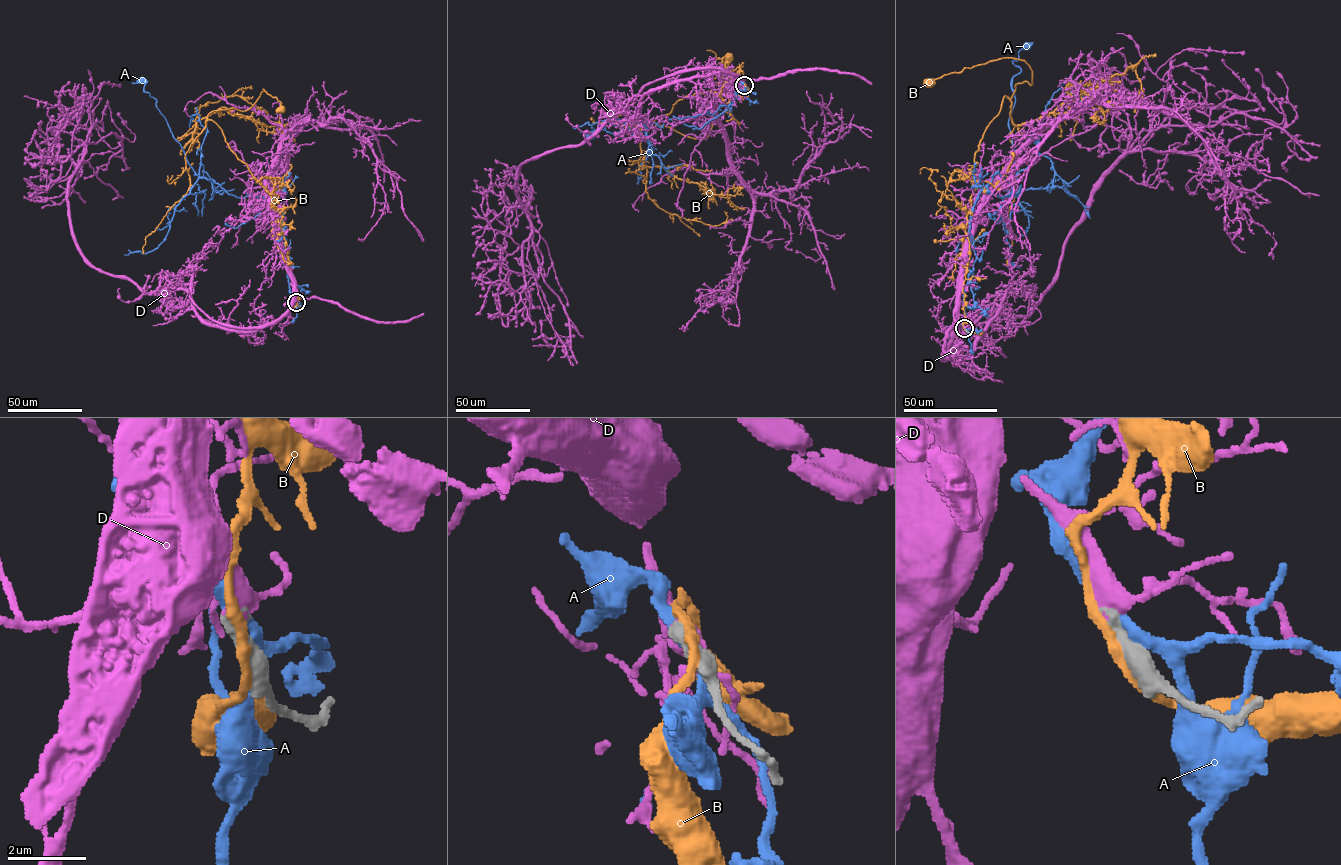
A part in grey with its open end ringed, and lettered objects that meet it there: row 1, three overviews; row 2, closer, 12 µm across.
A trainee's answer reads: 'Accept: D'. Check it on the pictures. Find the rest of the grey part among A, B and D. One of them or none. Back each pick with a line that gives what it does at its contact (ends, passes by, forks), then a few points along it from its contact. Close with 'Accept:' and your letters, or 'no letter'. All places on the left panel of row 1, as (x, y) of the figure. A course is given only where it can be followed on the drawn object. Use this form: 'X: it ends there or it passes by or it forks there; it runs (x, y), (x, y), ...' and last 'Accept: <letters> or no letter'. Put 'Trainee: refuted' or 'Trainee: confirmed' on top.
Trainee: confirmed
D: it forks there; it runs (297, 302), (295, 278), (281, 247), (274, 212), (269, 206)
Accept: D

